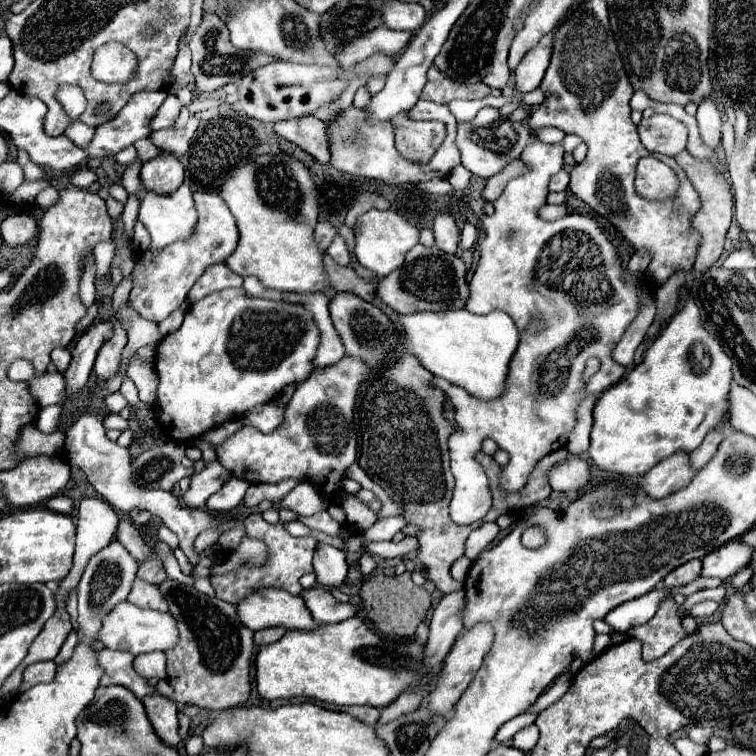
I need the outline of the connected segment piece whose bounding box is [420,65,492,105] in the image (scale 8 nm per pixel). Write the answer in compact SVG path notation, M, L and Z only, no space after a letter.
M434 65L428 69L428 81L422 89L421 99L448 104L454 99L482 99L488 97L492 89L484 83L458 83L442 75Z

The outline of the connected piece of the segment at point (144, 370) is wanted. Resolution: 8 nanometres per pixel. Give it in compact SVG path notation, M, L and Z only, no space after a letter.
M132 355L130 365L128 365L128 377L138 387L140 401L152 401L152 399L156 399L158 377L156 377L156 371L154 371L152 363L140 363L136 359L136 355Z

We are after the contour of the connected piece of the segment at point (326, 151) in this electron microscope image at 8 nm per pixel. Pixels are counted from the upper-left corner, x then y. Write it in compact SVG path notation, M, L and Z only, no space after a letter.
M318 117L306 119L290 119L282 123L274 123L274 131L284 139L296 143L300 149L310 153L316 161L330 161L330 135L326 133L326 125Z

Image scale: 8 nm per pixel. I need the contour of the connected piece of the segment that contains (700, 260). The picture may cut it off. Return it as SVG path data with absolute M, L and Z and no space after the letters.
M682 151L674 157L678 161L678 165L686 171L688 179L692 181L694 189L698 191L700 195L700 201L702 201L702 207L700 211L692 217L692 227L694 231L698 231L702 243L698 247L698 255L696 255L696 263L694 263L694 269L698 271L704 271L706 267L712 267L720 255L722 255L722 247L724 247L724 239L726 239L726 231L730 227L730 221L732 221L732 207L734 207L734 195L732 195L732 189L724 177L722 171L718 171L716 163L714 161L706 161L706 159L698 159L698 157L692 157L688 151Z

